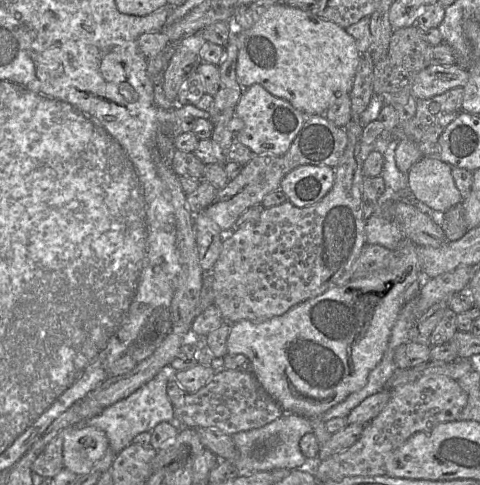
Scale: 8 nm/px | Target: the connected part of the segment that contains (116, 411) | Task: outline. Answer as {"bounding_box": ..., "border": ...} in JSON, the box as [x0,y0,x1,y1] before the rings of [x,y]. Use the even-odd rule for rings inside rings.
{"bounding_box":[80,371,174,453],"border":[[[162,371],[152,380],[141,386],[135,392],[112,405],[104,408],[100,413],[84,420],[80,425],[89,425],[103,430],[109,440],[109,449],[118,453],[129,444],[135,436],[142,432],[149,432],[161,422],[172,424],[174,406],[166,393],[166,384],[171,377],[171,371]]]}

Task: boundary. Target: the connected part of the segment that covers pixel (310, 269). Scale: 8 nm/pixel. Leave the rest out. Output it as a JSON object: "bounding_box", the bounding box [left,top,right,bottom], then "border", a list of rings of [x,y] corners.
{"bounding_box":[211,118,366,325],"border":[[[350,118],[346,125],[348,142],[341,162],[335,168],[333,186],[321,201],[305,208],[295,207],[288,201],[265,208],[257,219],[223,234],[222,250],[211,272],[213,305],[220,310],[224,322],[232,325],[241,320],[263,321],[281,316],[293,306],[353,279],[353,267],[366,244],[366,222],[361,201],[364,175],[360,146],[363,128],[360,118]]]}

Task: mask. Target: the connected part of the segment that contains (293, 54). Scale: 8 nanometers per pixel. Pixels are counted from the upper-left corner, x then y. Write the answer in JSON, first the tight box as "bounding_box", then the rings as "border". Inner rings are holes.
{"bounding_box":[227,3,361,116],"border":[[[283,3],[267,7],[261,18],[247,30],[241,29],[234,19],[227,21],[231,24],[231,33],[238,35],[236,77],[242,88],[260,84],[273,96],[288,101],[307,116],[324,115],[338,97],[352,90],[361,54],[355,39],[336,23]]]}

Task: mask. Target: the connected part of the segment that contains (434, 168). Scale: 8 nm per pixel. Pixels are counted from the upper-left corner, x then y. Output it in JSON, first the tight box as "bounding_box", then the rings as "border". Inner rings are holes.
{"bounding_box":[407,157,463,213],"border":[[[423,157],[407,172],[408,190],[435,213],[445,212],[463,200],[451,172],[452,166],[438,157]]]}

